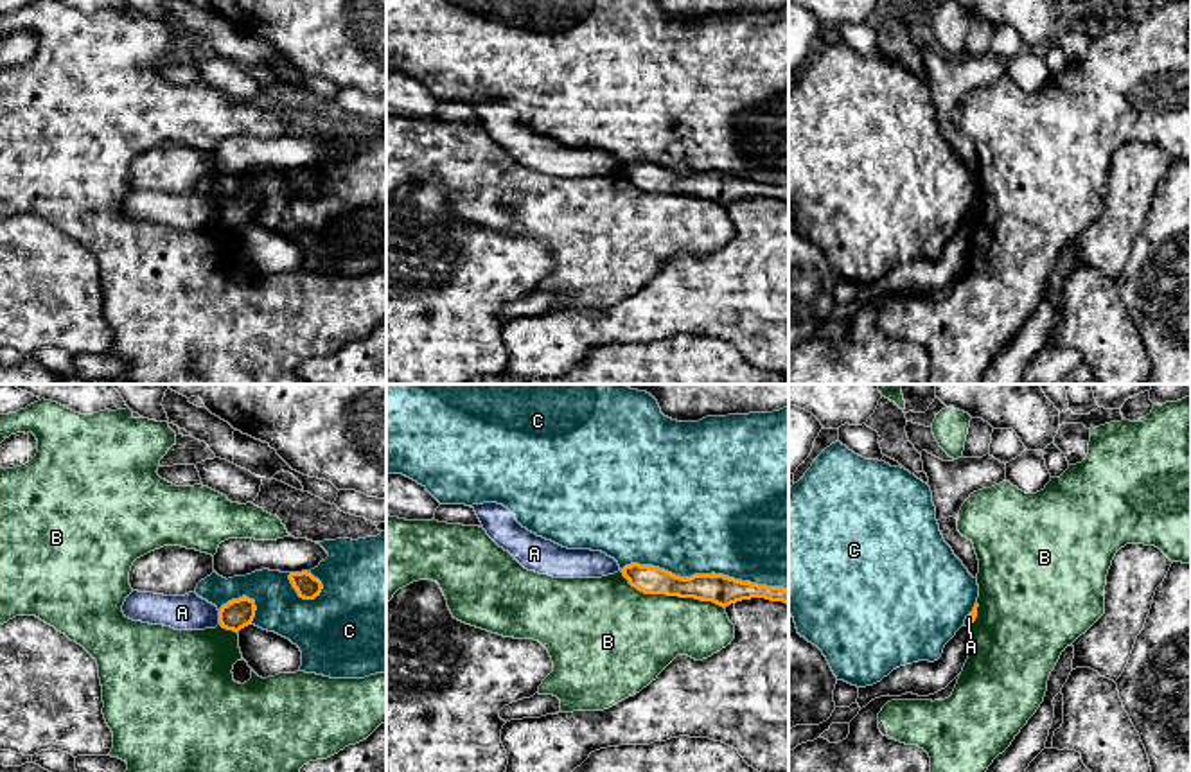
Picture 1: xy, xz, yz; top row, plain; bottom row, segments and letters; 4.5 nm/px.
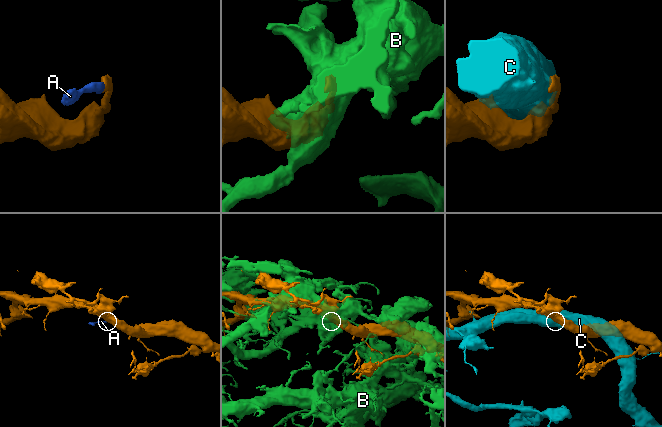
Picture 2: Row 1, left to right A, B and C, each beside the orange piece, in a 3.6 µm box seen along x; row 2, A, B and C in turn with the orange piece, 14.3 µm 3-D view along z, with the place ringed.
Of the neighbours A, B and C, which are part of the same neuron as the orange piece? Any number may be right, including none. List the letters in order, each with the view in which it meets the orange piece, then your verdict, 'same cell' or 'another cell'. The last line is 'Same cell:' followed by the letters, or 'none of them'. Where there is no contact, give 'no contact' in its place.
A: meets orange in xy; another cell
B: meets orange in xz; another cell
C: meets orange in xz; another cell
Same cell: none of them

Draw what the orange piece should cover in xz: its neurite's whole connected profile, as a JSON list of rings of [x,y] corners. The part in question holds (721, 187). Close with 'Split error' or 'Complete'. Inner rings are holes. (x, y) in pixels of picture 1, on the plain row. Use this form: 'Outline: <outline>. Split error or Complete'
Outline: [[[640,162],[625,163],[622,171],[632,185],[645,192],[695,196],[713,199],[720,205],[751,196],[765,196],[789,203],[789,187],[758,183],[715,171],[681,176],[665,167]]]. Complete

